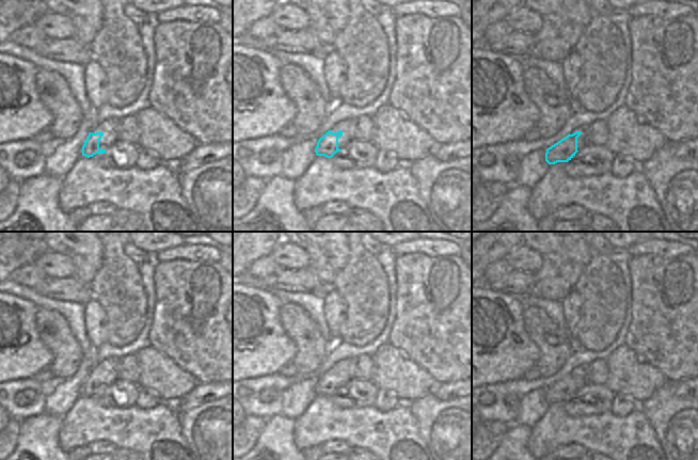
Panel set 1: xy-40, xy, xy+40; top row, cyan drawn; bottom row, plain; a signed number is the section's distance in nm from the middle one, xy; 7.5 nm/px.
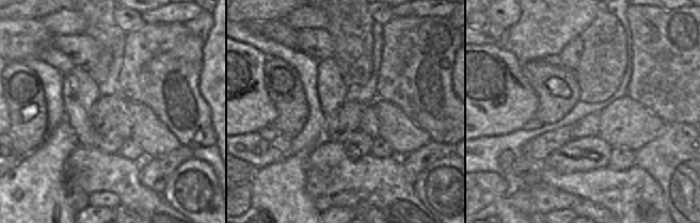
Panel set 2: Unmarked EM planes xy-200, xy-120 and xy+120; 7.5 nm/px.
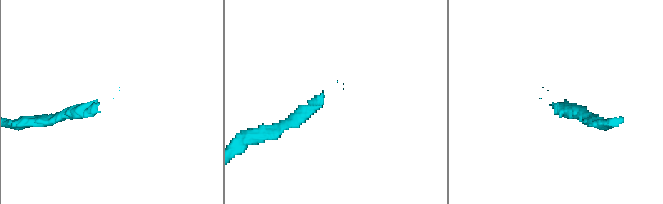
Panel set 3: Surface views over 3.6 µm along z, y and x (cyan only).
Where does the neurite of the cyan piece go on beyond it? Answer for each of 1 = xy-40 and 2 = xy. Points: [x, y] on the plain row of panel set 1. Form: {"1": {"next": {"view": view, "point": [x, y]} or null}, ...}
{"1": {"next": null}, "2": {"next": null}}

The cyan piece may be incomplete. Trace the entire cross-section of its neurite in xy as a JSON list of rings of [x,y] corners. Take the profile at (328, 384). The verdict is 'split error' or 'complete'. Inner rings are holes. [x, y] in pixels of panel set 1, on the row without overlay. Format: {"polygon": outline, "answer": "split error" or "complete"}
{"polygon": [[[332,369],[326,371],[317,381],[315,387],[316,394],[332,397],[337,391],[342,390],[338,387],[338,377],[342,375],[342,369],[335,372],[333,372]]], "answer": "complete"}

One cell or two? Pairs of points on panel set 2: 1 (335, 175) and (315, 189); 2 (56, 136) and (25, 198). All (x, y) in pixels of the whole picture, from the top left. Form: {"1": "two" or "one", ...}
{"1": "one", "2": "two"}

